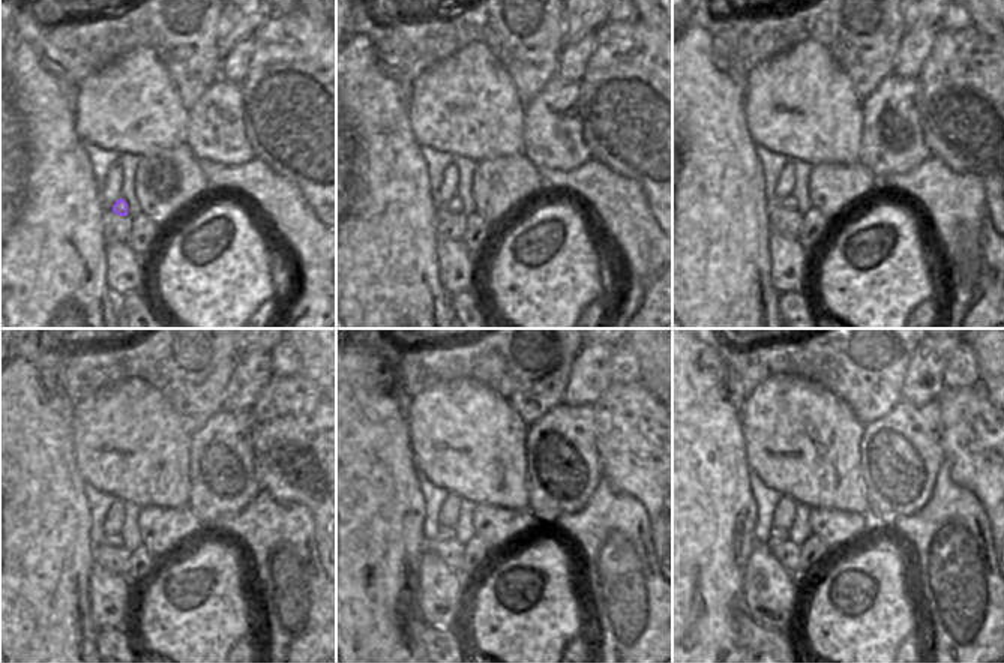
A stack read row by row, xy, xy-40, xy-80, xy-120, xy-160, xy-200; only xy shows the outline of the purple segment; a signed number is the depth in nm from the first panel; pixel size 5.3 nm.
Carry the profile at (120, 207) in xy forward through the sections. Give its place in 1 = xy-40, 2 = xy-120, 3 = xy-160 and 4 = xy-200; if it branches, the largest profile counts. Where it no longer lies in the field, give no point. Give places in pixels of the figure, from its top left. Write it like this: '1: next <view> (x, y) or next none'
1: next xy-40 (453, 206)
2: next xy-120 (116, 539)
3: next xy-160 (443, 533)
4: next xy-200 (776, 534)

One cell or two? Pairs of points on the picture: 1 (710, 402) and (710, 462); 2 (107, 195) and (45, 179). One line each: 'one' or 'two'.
1: one
2: two

